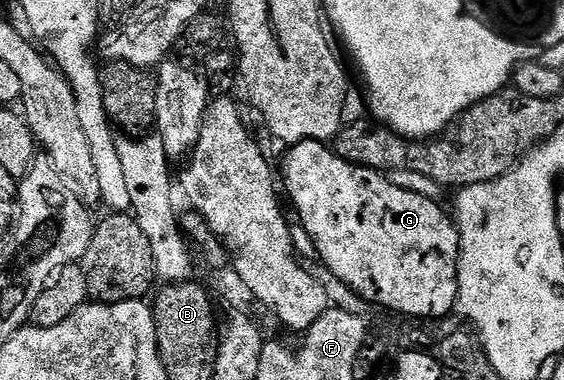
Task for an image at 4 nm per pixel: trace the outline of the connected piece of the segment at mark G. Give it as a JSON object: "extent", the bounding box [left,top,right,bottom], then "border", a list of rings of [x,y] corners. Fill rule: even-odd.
{"extent":[280,139,458,319],"border":[[[309,139],[308,141],[300,141],[299,143],[293,144],[289,148],[290,151],[286,155],[286,160],[282,163],[282,175],[280,171],[280,179],[286,182],[286,191],[290,194],[290,199],[294,202],[294,207],[298,210],[298,219],[302,222],[302,227],[306,230],[306,235],[308,238],[314,242],[314,247],[318,250],[317,258],[320,260],[321,264],[326,266],[328,269],[332,271],[336,275],[336,277],[340,277],[341,281],[351,287],[351,289],[355,290],[356,293],[360,295],[362,298],[366,298],[370,303],[377,305],[379,308],[387,307],[390,311],[399,311],[402,314],[402,317],[417,317],[419,319],[445,319],[447,316],[451,314],[450,310],[453,312],[455,310],[456,304],[458,302],[458,228],[451,216],[448,214],[447,208],[446,211],[442,208],[443,204],[441,202],[434,202],[429,200],[428,197],[422,197],[418,193],[408,192],[407,189],[396,188],[394,185],[390,185],[389,181],[386,180],[385,174],[381,171],[373,171],[372,169],[368,169],[367,167],[358,167],[354,163],[349,163],[348,161],[344,161],[341,157],[335,153],[326,143],[317,143],[316,141],[312,141]]]}

